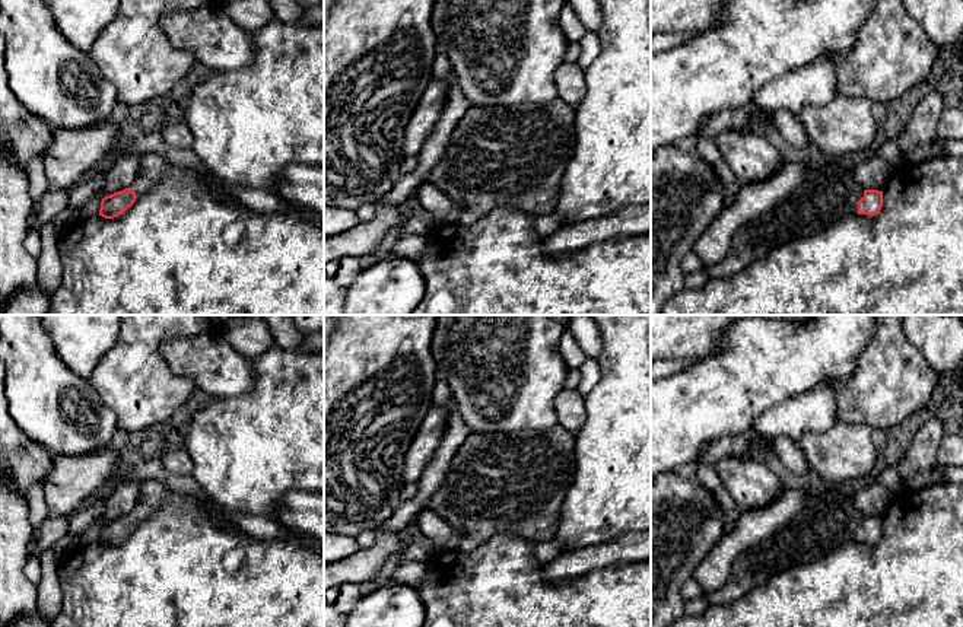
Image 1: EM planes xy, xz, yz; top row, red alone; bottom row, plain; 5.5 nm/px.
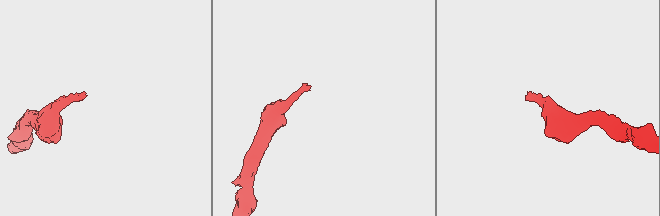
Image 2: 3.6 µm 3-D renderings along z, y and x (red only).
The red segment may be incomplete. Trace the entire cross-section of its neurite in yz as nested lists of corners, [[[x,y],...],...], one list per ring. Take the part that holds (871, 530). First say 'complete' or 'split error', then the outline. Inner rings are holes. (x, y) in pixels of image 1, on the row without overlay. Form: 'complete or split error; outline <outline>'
split error; outline [[[851,483],[827,484],[823,494],[808,491],[805,507],[773,535],[747,547],[734,563],[730,580],[718,591],[703,593],[711,605],[730,604],[754,586],[794,564],[814,561],[849,541],[874,542],[883,534],[883,518],[865,516],[854,502]]]

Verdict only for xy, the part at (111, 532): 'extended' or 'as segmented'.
extended

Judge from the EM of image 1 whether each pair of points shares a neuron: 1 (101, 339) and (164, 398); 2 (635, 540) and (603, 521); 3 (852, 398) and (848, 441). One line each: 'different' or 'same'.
1: different
2: different
3: different

